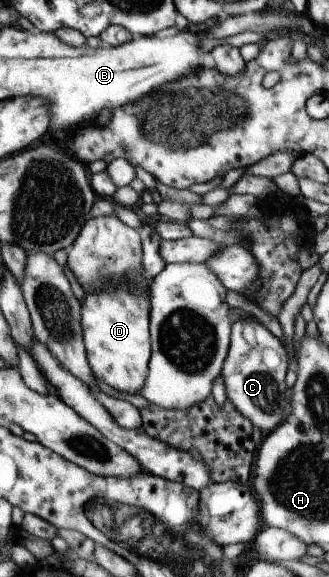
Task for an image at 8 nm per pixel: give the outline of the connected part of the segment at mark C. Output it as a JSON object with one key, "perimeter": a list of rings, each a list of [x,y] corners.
{"perimeter":[[[241,319],[233,324],[232,343],[222,370],[227,395],[237,411],[253,420],[253,425],[261,427],[266,434],[285,423],[293,411],[292,392],[285,383],[289,362],[281,339],[277,339],[261,323],[255,319]]]}

